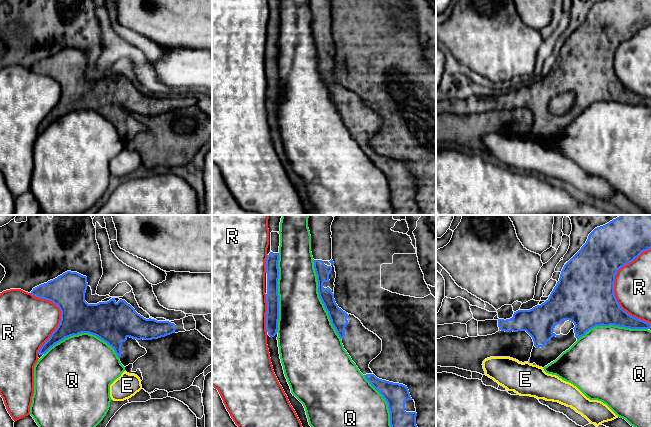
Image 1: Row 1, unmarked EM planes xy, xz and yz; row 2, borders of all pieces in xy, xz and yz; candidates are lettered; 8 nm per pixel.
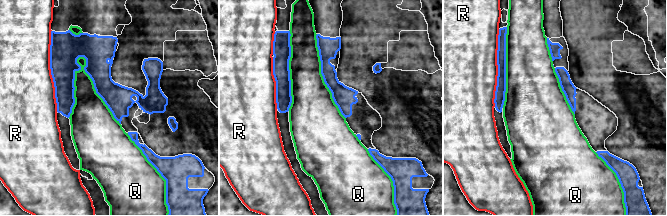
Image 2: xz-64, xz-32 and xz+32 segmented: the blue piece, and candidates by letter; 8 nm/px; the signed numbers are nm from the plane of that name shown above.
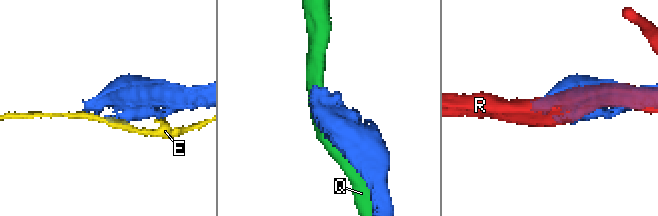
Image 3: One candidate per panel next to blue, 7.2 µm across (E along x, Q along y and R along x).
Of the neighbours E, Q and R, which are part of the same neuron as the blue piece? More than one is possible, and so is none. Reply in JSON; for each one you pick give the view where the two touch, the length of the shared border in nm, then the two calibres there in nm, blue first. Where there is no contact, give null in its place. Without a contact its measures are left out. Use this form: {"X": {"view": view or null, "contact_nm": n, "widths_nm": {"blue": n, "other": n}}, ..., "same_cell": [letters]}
{"same_cell": []}

